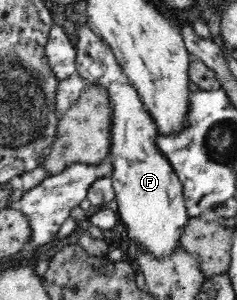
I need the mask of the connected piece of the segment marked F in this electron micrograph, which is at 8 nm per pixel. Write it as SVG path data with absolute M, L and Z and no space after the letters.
M76 22L74 33L76 73L88 83L105 88L111 109L108 160L112 169L111 184L118 202L117 215L126 223L138 247L144 246L156 256L165 256L180 244L183 227L189 218L182 182L156 142L159 133L154 116L146 110L138 90L122 70L112 48L87 23Z

